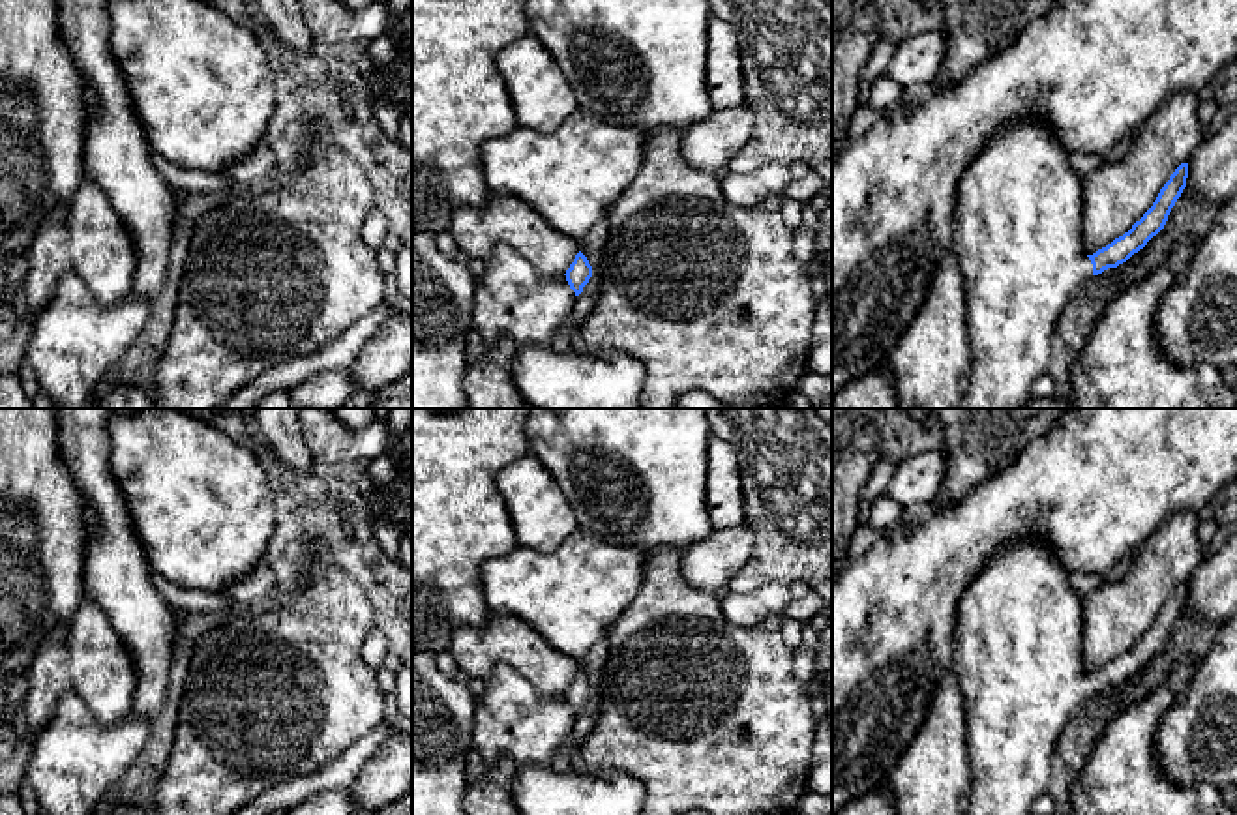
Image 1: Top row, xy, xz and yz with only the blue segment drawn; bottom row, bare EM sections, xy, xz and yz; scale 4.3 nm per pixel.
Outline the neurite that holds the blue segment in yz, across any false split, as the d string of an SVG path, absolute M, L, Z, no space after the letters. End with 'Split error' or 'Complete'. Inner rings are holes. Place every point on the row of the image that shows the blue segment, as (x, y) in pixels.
M1036 116L1014 120L1001 127L971 161L956 191L952 245L965 281L969 384L956 408L1023 408L1033 401L1033 382L1048 373L1051 337L1057 322L1080 285L1091 275L1117 268L1156 236L1186 187L1188 163L1181 163L1160 189L1153 206L1128 232L1087 255L1081 240L1083 182L1070 165L1070 154L1057 133Z. Split error

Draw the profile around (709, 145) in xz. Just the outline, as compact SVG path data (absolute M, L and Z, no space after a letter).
M748 105L714 109L707 120L680 133L682 156L703 172L716 172L748 144L755 116Z

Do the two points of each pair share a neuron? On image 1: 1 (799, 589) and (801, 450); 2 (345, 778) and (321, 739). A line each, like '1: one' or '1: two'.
1: two
2: two

